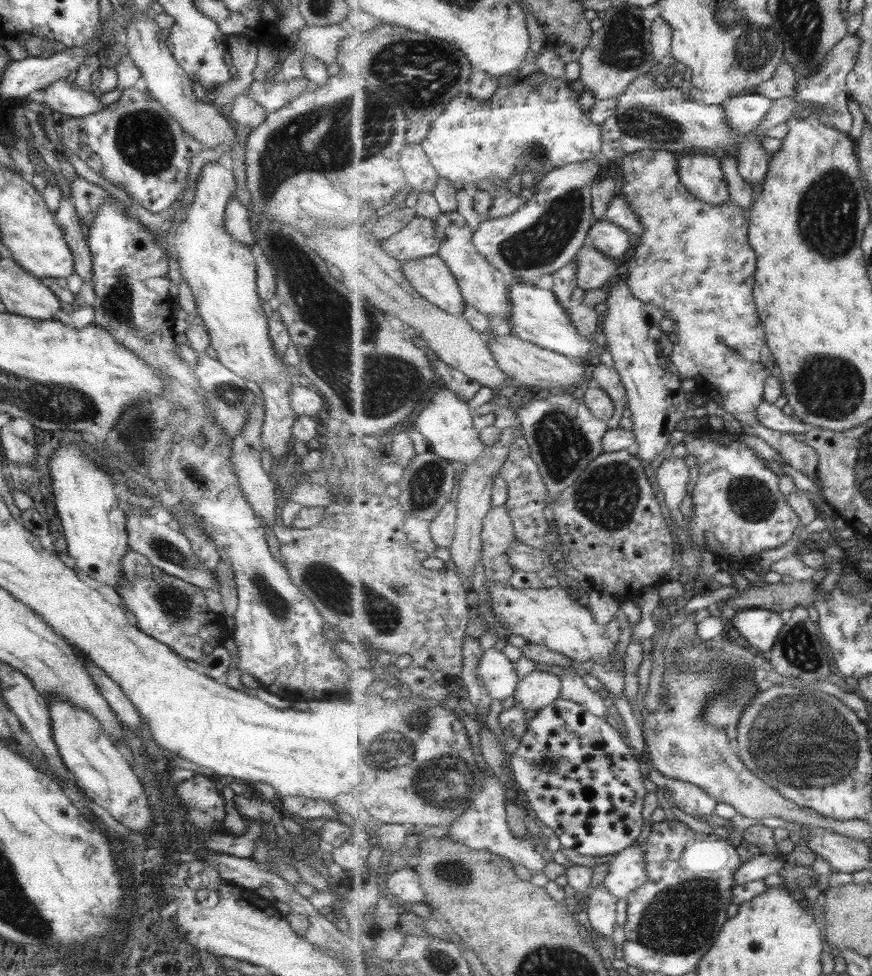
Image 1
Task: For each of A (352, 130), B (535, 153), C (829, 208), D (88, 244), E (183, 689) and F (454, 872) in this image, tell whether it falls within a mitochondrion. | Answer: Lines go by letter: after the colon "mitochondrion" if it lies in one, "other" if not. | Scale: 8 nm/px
A: mitochondrion
B: mitochondrion
C: mitochondrion
D: other
E: other
F: mitochondrion

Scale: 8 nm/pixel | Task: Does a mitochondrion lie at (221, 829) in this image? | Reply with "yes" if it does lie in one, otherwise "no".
no

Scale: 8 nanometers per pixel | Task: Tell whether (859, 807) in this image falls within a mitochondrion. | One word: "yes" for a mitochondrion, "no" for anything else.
no

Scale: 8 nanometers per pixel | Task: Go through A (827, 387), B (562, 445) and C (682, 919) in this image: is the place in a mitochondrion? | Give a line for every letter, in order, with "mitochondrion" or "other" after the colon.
A: mitochondrion
B: mitochondrion
C: mitochondrion

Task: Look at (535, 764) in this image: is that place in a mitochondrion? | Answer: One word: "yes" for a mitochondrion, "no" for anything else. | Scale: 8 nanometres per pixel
yes

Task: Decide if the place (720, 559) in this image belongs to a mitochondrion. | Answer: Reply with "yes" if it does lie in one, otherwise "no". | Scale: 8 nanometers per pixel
no

